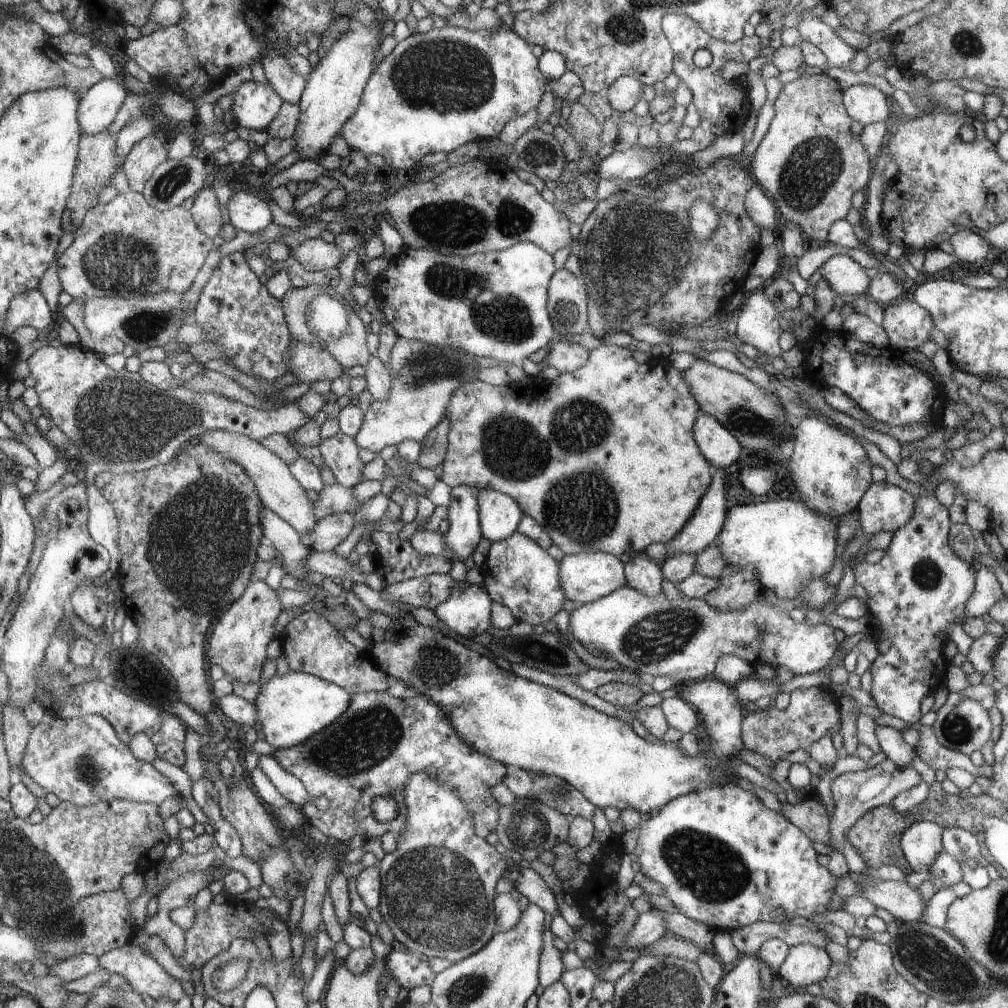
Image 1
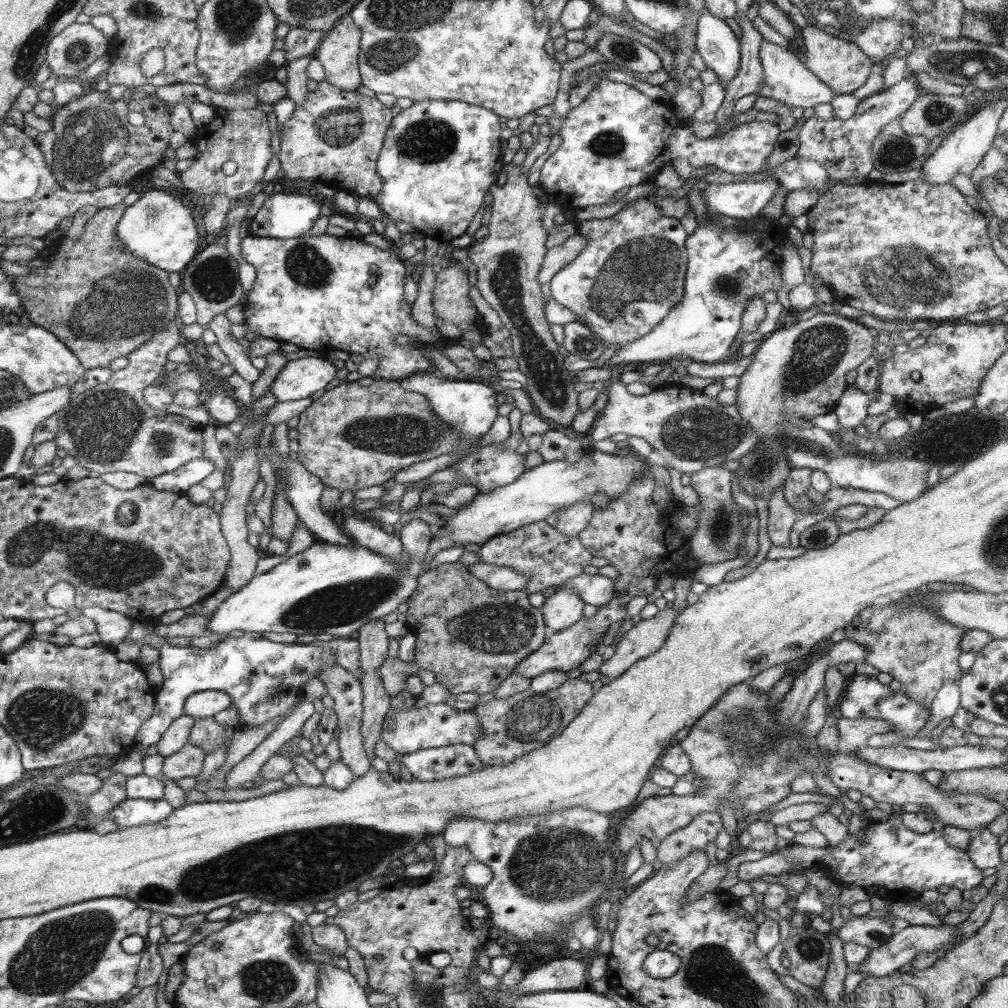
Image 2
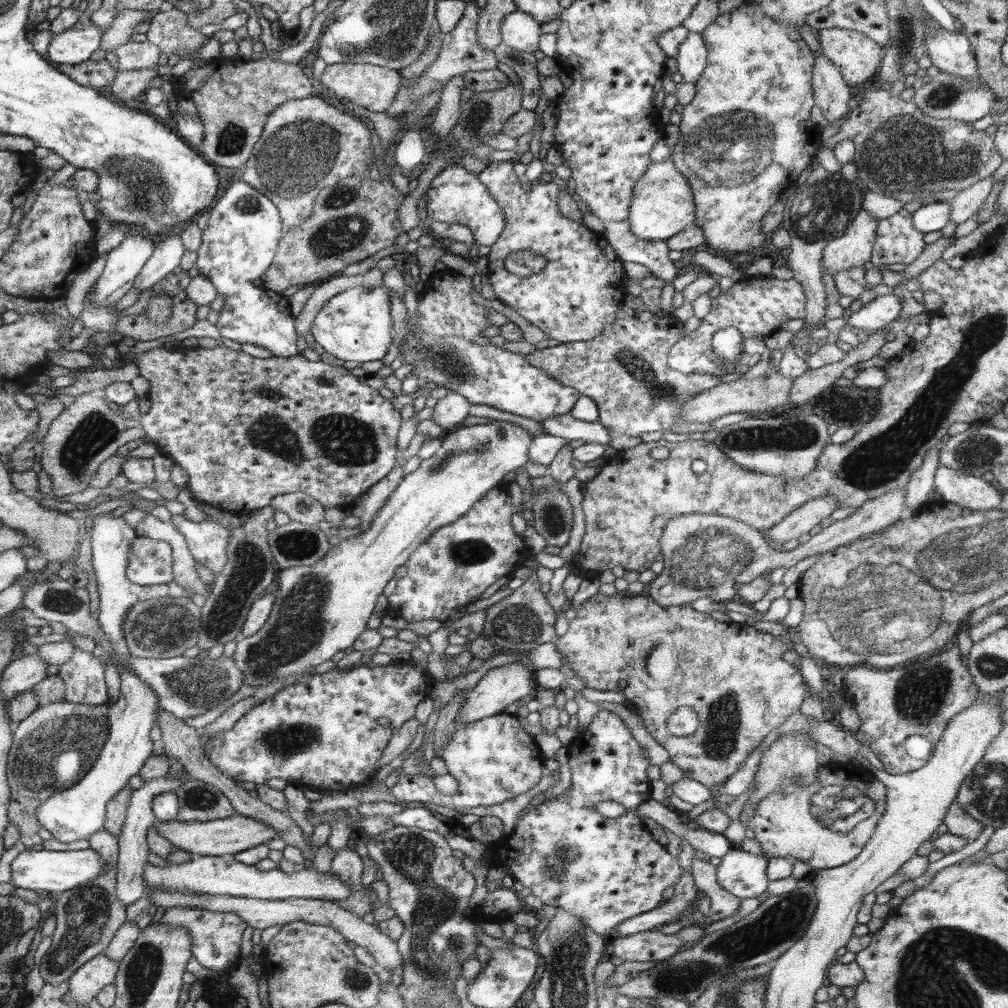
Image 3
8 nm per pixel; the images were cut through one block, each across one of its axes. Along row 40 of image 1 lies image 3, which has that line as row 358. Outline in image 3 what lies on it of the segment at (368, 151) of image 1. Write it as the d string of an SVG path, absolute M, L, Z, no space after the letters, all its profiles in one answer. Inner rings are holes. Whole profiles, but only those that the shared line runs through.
M446 268L425 275L425 280L422 300L418 301L417 316L411 319L408 314L409 329L399 346L399 356L402 357L403 364L412 366L411 374L415 374L421 384L433 382L449 391L459 392L471 404L486 404L504 412L531 418L536 422L567 415L572 410L581 395L579 389L557 381L543 368L533 365L523 354L488 343L488 338L482 332L489 326L486 322L486 316L489 315L486 308L476 304L470 296L470 288L473 288L472 278Z

